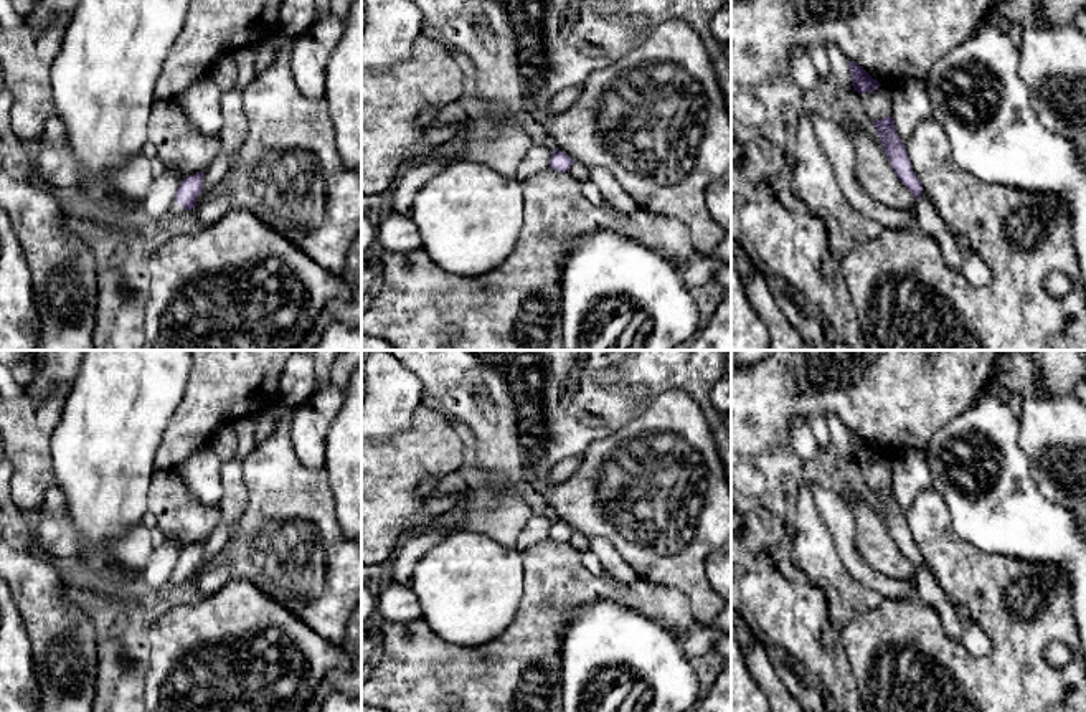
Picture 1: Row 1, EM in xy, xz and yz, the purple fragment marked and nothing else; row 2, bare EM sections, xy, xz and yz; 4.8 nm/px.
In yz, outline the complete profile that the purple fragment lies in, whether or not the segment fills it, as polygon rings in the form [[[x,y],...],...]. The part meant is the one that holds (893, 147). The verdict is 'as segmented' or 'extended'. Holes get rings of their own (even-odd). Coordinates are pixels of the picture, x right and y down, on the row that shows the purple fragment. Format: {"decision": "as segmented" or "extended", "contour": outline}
{"decision": "as segmented", "contour": [[[883,117],[880,121],[873,121],[873,124],[876,127],[880,140],[883,144],[883,150],[885,150],[895,173],[898,175],[901,183],[918,200],[924,188],[911,167],[904,144],[898,137],[893,117]]]}

